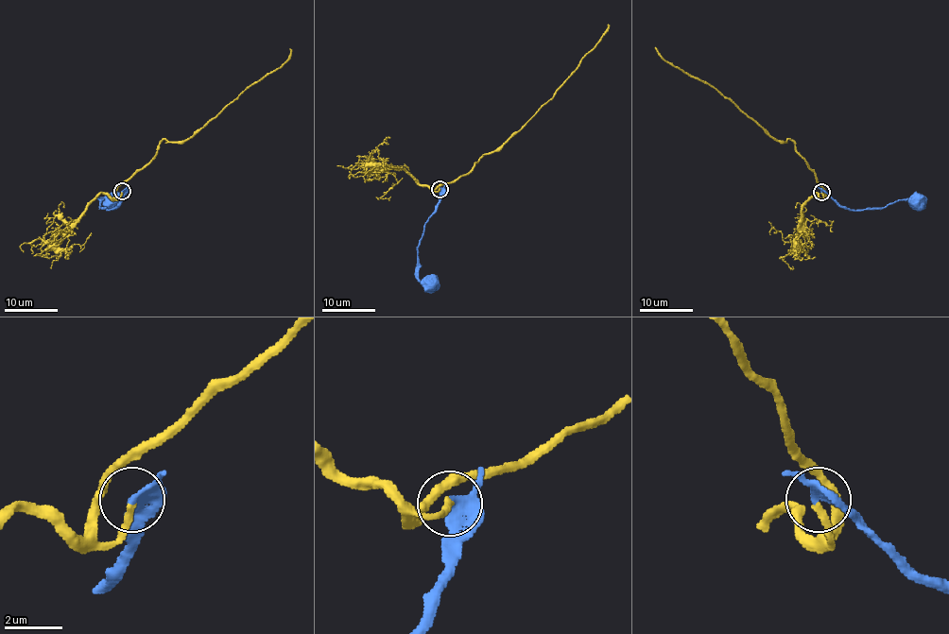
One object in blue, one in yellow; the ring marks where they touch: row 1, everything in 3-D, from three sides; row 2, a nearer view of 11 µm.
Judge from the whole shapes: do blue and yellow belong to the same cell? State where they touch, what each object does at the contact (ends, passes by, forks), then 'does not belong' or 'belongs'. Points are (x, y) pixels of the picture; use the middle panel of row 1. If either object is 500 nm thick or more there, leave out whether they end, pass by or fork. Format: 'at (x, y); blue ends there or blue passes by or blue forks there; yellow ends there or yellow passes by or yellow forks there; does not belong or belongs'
at (439, 189); blue passes by; yellow ends there; belongs

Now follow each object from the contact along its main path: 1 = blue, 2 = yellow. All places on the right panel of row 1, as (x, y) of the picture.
1: (821, 191), (851, 210), (882, 207), (899, 200), (921, 197)
2: (821, 193), (816, 175), (791, 139), (773, 139), (713, 87), (673, 67), (656, 46)

